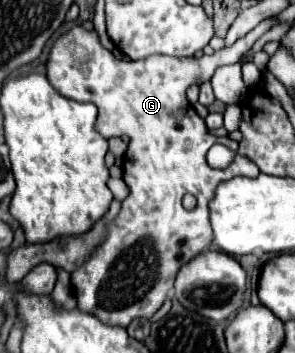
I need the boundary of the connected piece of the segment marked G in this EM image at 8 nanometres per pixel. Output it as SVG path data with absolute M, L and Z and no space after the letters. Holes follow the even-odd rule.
M272 20L260 22L254 30L250 30L246 36L238 38L232 46L214 52L212 56L190 56L190 58L174 58L164 54L154 54L142 60L126 62L116 60L110 50L106 50L96 32L86 32L82 26L72 28L68 34L64 34L52 48L48 58L48 80L50 84L66 98L76 102L92 102L98 108L96 118L96 132L104 138L112 136L128 136L128 152L124 156L124 182L130 188L128 198L122 202L122 210L116 216L116 220L108 226L108 240L90 256L88 262L84 262L76 272L70 274L72 292L78 300L78 308L86 314L96 316L100 322L110 326L122 326L126 328L134 318L152 318L158 308L162 306L168 290L174 284L174 276L178 270L192 260L198 252L212 246L214 234L210 228L210 210L208 202L214 198L214 192L220 182L226 182L236 176L252 176L256 178L260 174L258 166L248 156L236 156L224 170L210 168L206 162L206 152L214 144L224 144L232 150L238 150L238 142L224 138L214 138L208 130L204 120L196 114L196 110L186 100L186 90L192 84L204 84L210 82L216 68L226 64L236 64L240 56L264 34L268 32ZM192 194L196 196L198 204L194 210L184 210L182 196Z

